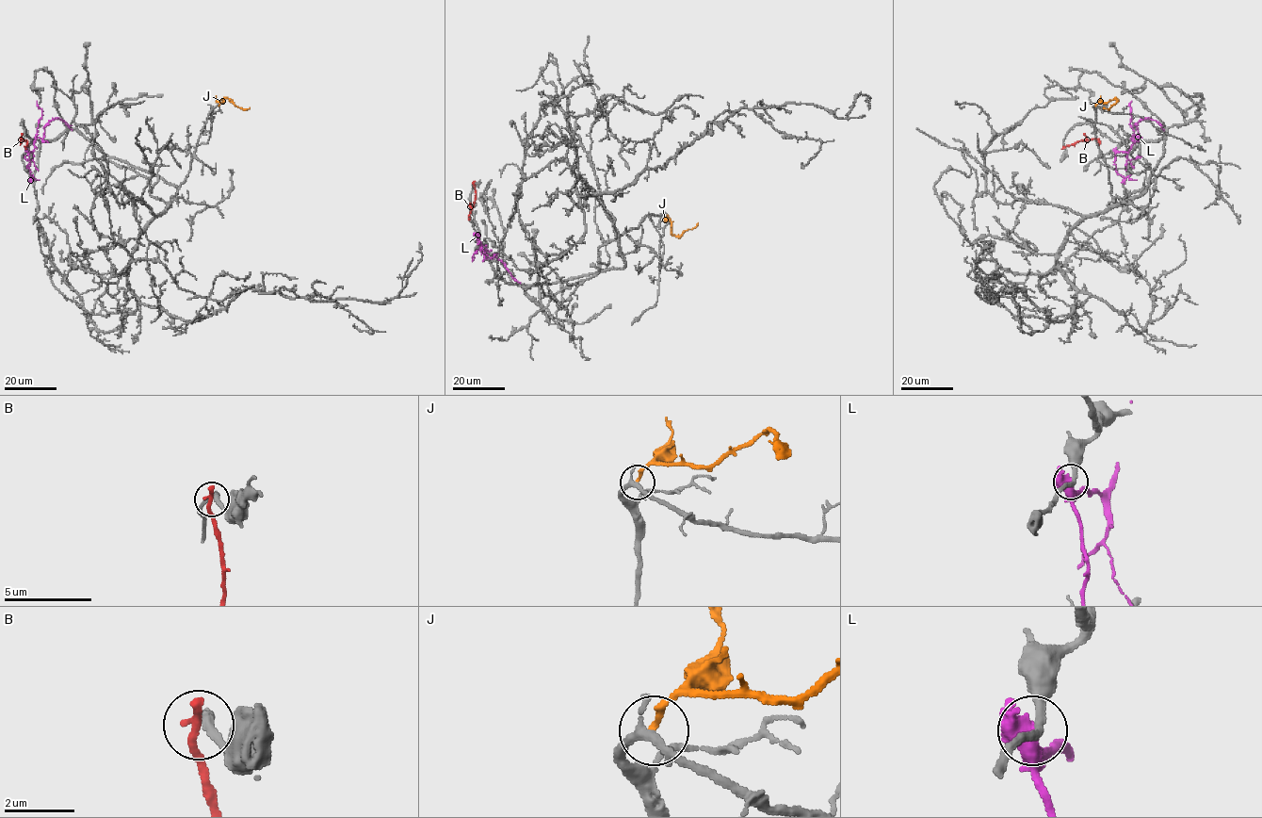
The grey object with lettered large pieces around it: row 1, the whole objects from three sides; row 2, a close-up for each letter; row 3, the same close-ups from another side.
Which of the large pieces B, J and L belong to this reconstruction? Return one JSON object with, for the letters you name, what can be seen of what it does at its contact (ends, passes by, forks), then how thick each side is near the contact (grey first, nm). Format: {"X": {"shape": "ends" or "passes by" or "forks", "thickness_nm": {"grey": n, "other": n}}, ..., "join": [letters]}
{"join": []}

